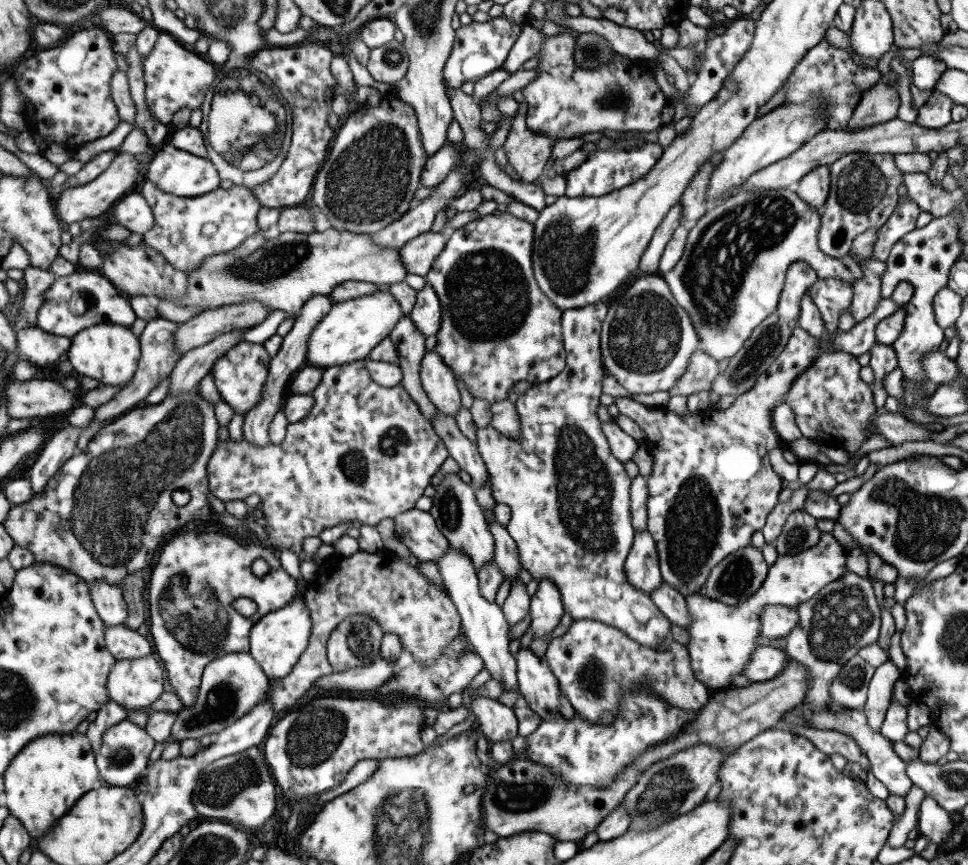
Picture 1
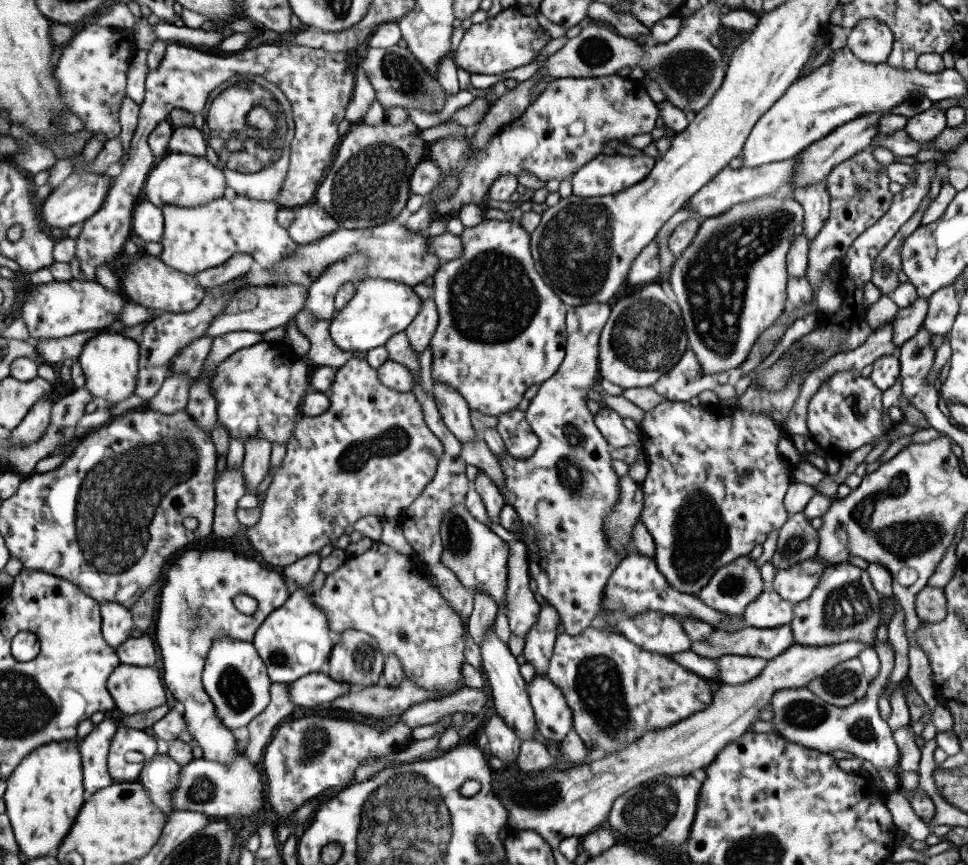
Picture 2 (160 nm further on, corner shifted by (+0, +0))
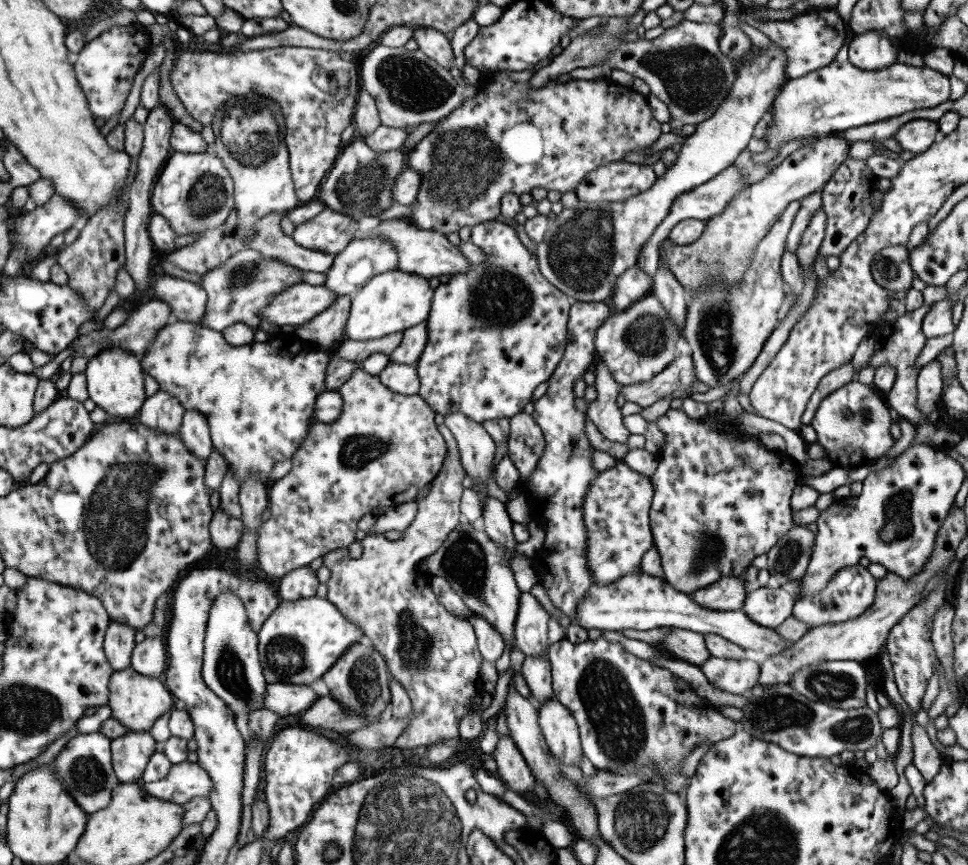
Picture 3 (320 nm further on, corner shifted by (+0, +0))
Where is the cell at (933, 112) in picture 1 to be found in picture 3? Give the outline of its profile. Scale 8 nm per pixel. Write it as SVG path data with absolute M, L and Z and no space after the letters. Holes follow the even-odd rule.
M914 119L902 124L893 137L902 150L919 154L928 149L940 135L938 124L935 121Z

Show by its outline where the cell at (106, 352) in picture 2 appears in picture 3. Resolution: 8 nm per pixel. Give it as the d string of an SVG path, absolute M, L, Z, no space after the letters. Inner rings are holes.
M110 347L99 357L89 360L85 372L89 398L109 415L121 420L134 420L139 416L141 405L147 400L144 391L144 369L136 354L121 347Z

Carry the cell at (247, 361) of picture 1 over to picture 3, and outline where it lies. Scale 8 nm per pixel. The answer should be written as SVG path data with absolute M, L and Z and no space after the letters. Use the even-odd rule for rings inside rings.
M177 321L161 327L145 356L139 359L144 373L157 380L160 391L173 396L185 411L199 412L207 420L212 447L223 457L226 468L234 470L241 483L252 472L266 485L271 485L270 472L275 463L286 459L297 451L313 423L315 398L325 391L325 371L331 356L311 342L288 334L280 334L277 342L251 342L245 346L229 346L221 331L209 330L197 323Z

